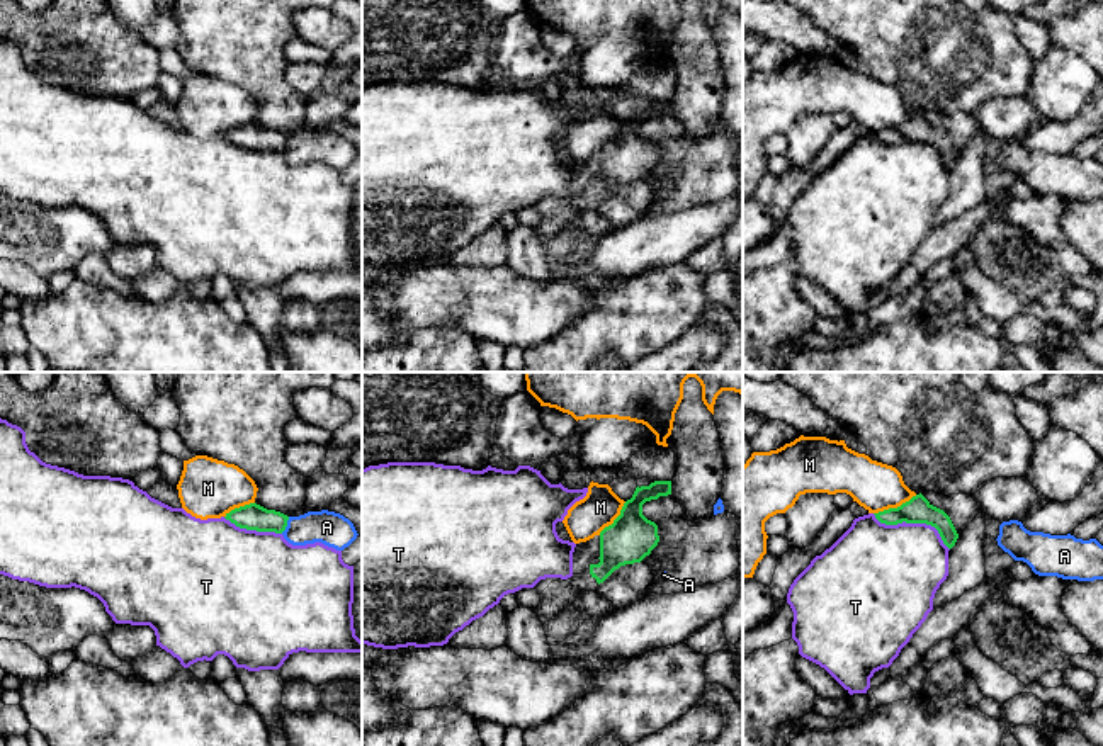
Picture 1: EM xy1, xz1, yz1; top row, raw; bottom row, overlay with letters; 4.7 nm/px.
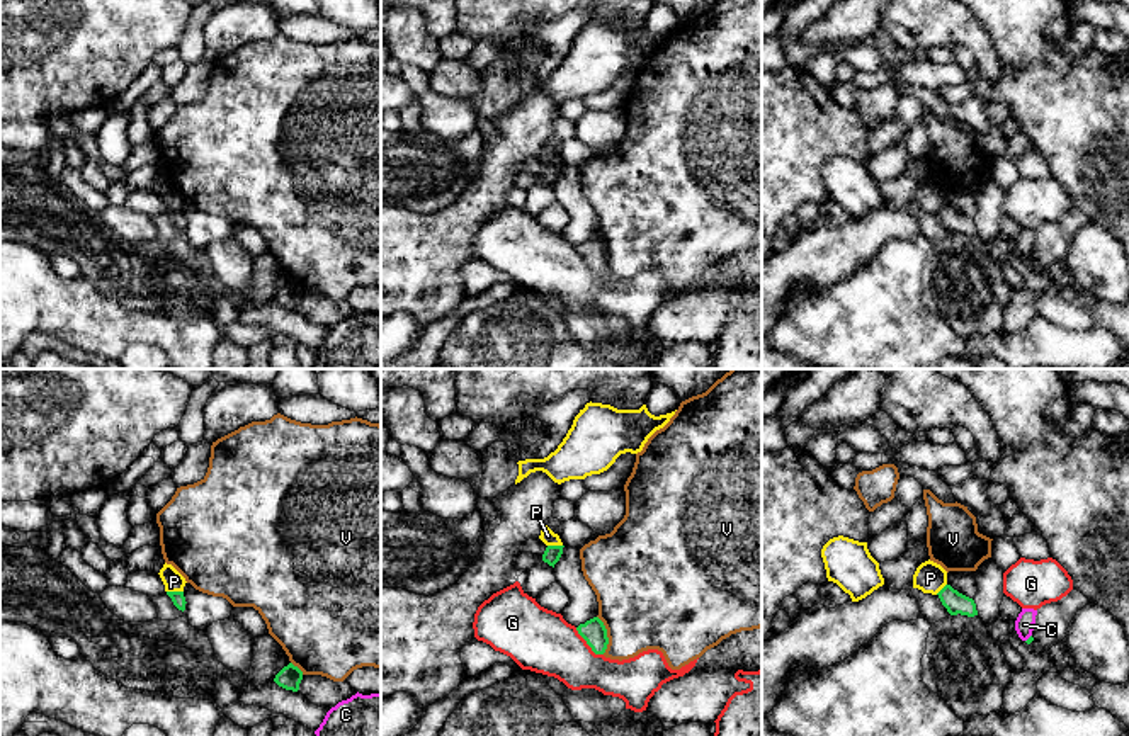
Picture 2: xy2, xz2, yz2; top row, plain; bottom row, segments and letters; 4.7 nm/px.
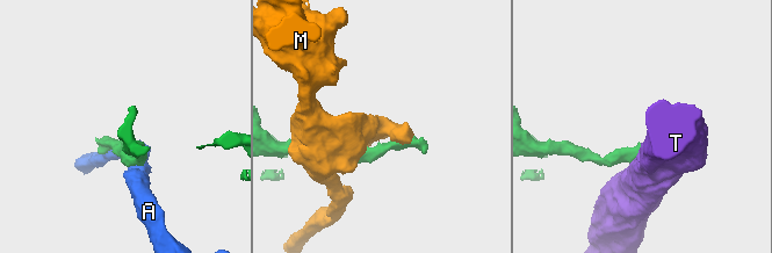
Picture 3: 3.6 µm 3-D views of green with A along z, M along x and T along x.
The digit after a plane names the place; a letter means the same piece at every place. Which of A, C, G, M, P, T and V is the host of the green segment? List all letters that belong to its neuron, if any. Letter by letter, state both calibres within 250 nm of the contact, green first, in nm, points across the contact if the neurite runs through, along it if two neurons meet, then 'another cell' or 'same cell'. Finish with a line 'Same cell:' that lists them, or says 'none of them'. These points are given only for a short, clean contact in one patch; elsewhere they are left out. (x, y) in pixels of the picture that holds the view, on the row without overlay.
A: calibres 130 and 160 nm; another cell
C: calibres 20 and 90 nm; another cell
G: calibres 120 and 300 nm; border xz2 (575, 247), (585, 262), (602, 274); another cell
M: calibres 130 and 240 nm; another cell
P: calibres 60 and 100 nm; border xy2 (167, 209), (182, 211); another cell
T: calibres 130 and 440 nm; another cell
V: calibres 120 and 460 nm; another cell
Same cell: none of them

